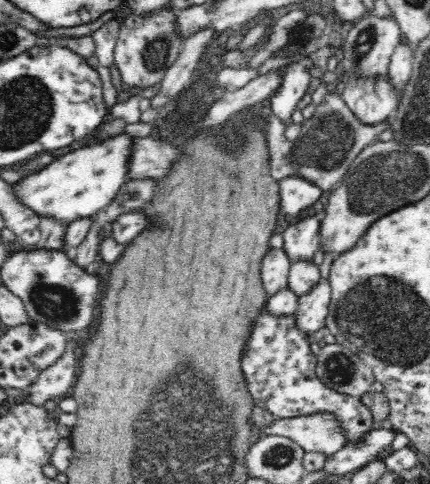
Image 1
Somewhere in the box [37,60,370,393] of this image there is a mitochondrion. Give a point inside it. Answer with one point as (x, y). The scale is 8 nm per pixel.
(331, 142)

